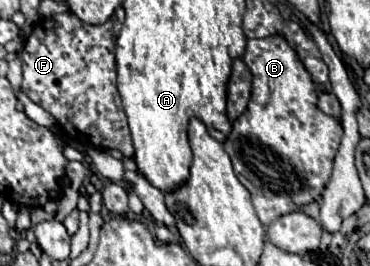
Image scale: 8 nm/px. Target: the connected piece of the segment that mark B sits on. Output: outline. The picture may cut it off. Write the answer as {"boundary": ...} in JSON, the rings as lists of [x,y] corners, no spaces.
{"boundary":[[[283,35],[249,39],[247,51],[245,51],[245,65],[249,67],[253,75],[251,99],[247,103],[247,109],[233,121],[233,129],[227,135],[223,147],[227,155],[231,157],[237,179],[251,193],[251,201],[253,201],[257,217],[267,227],[277,217],[293,213],[293,211],[301,211],[311,201],[321,199],[321,193],[325,185],[329,183],[333,159],[339,149],[343,129],[335,117],[323,113],[317,107],[317,87],[309,71],[301,63],[301,59],[297,57],[297,53],[283,39]]]}

